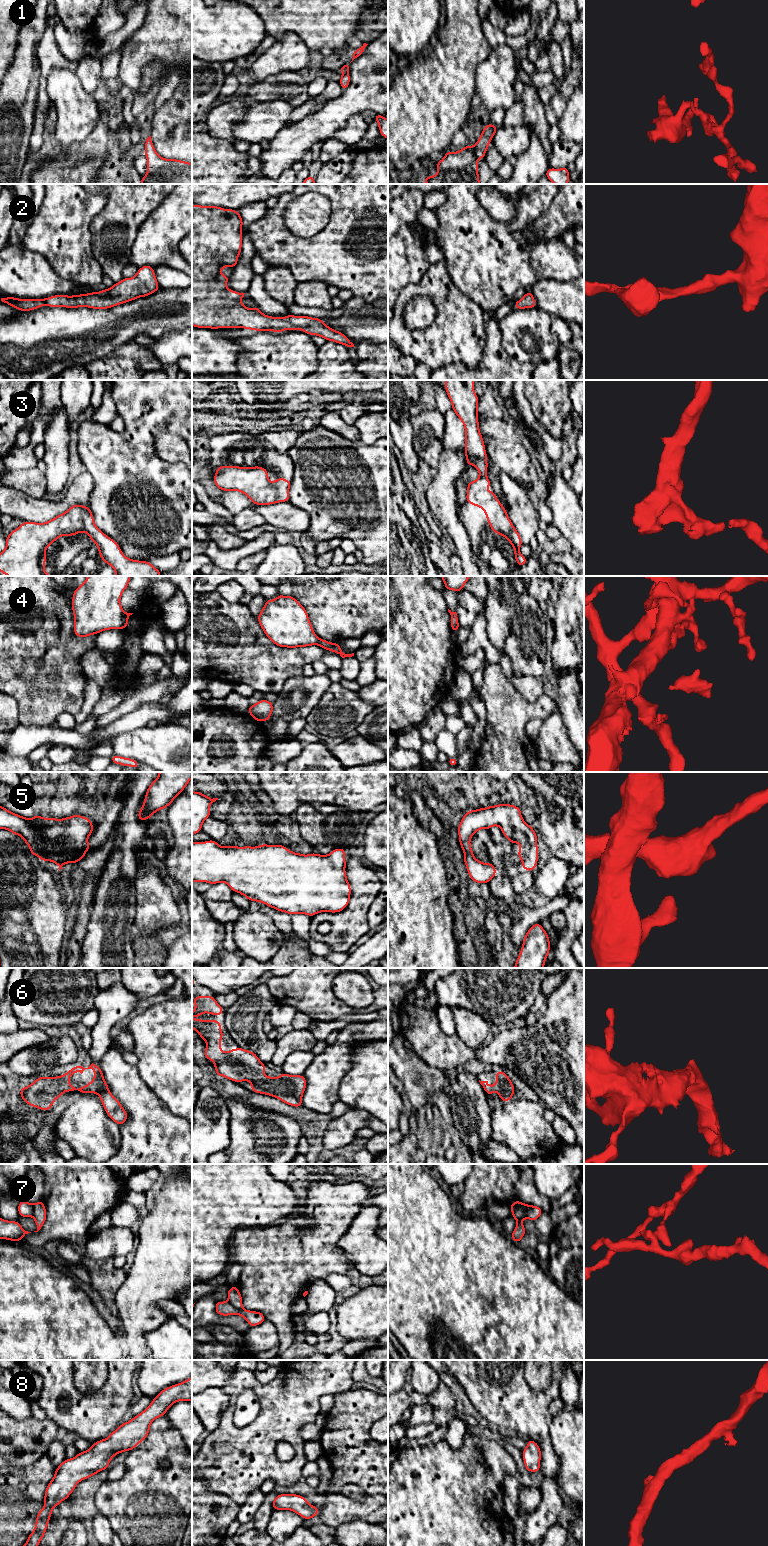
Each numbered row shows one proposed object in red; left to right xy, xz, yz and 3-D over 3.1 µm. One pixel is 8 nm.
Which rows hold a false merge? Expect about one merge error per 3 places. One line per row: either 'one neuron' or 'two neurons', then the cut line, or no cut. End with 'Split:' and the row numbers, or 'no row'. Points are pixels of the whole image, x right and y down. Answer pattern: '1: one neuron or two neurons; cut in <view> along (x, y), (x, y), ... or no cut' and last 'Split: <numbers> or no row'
1: one neuron; no cut
2: one neuron; no cut
3: one neuron; no cut
4: two neurons; cut in xy along (125, 612), (121, 628)
5: one neuron; no cut
6: one neuron; no cut
7: two neurons; cut in xz along (228, 1301), (233, 1306), (241, 1309)
8: one neuron; no cut
Split: 4, 7

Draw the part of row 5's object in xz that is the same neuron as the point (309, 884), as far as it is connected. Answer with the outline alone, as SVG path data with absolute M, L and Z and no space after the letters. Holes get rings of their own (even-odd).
M210 839L206 842L192 842L192 882L207 882L211 885L224 882L232 892L238 892L249 901L264 903L280 912L290 915L302 913L310 917L320 912L337 913L350 902L351 886L345 868L345 849L336 848L328 855L294 853L283 845L261 844L256 847L220 846Z

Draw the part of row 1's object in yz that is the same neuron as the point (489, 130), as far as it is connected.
M490 122L483 128L482 133L474 146L465 146L458 152L446 151L443 159L436 163L437 175L425 176L426 184L480 184L478 174L477 159L485 159L485 153L489 147L491 140L494 137L498 127L492 125Z

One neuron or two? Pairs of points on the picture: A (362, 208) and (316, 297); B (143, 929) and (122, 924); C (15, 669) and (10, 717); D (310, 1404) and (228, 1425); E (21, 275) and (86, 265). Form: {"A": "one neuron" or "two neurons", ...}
{"A": "two neurons", "B": "two neurons", "C": "two neurons", "D": "one neuron", "E": "two neurons"}

